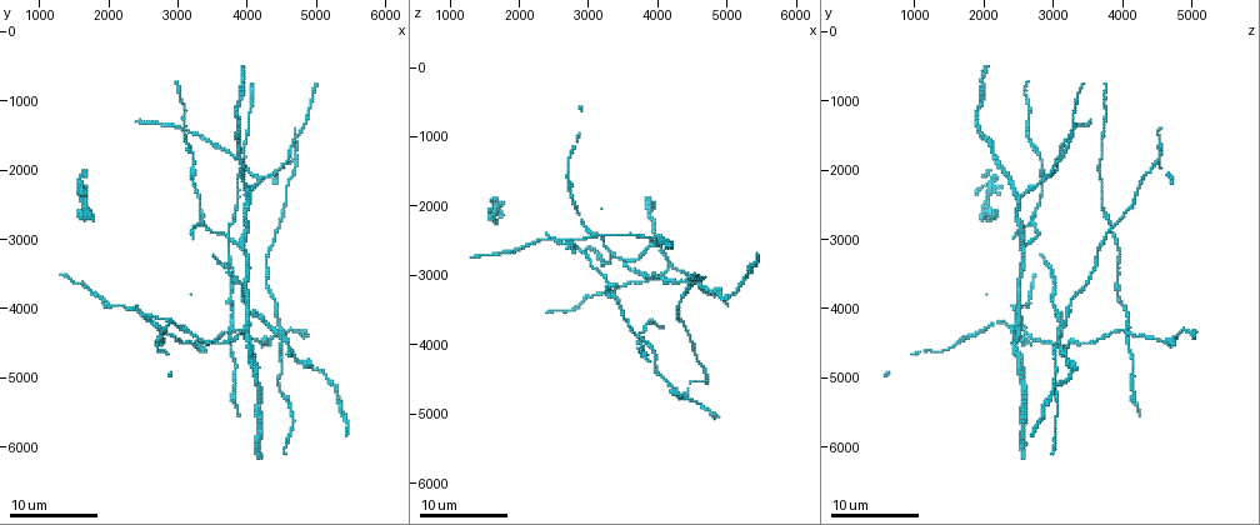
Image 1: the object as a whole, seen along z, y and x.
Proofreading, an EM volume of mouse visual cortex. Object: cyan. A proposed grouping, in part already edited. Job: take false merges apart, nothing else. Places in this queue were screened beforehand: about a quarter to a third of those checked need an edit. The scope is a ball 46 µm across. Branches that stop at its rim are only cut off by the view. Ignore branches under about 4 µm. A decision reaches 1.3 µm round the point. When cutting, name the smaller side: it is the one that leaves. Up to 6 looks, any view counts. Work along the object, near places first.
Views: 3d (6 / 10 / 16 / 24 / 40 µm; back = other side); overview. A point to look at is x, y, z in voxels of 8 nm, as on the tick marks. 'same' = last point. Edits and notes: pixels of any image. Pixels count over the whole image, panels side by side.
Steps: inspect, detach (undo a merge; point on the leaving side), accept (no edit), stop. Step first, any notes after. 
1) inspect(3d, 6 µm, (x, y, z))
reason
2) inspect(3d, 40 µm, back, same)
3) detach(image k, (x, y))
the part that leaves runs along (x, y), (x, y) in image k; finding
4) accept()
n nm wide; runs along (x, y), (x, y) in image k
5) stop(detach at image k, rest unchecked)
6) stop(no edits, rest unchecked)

inspect(3d, 6 µm, (3950, 4350, 2500))
side arm on a straight run

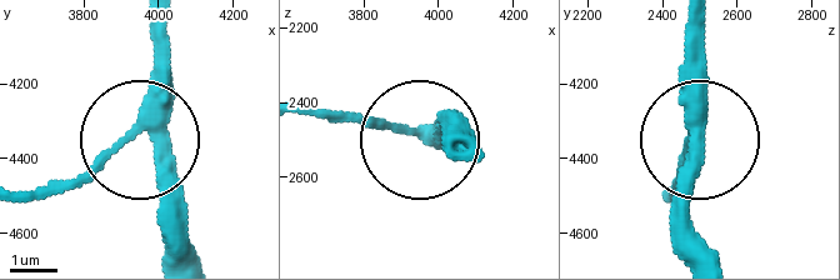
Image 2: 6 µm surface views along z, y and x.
inspect(3d, 6 µm, back, (4010, 4340, 2490))
from behind

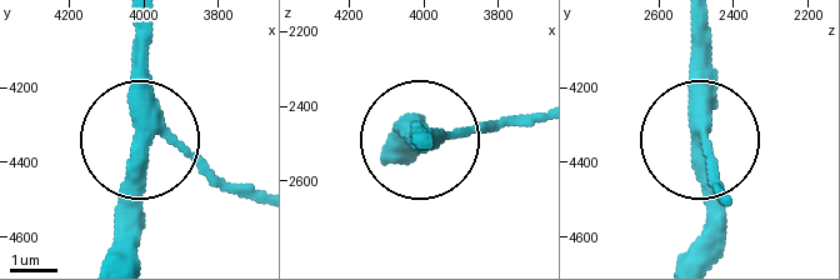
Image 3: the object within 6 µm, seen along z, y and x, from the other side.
accept()
3 arms; runs along (215, 175), (171, 144), (140, 144), (136, 259) in image 3; continuous, no second neuron

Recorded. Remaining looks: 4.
inspect(3d, 10 µm, (3850, 3050, 2600))
three-way junction

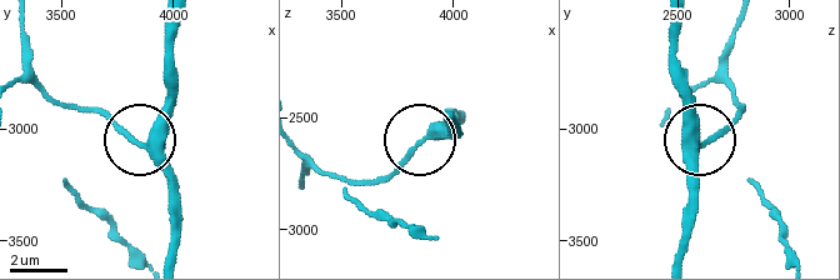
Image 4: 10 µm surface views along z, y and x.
accept()
3 arms; runs along (681, 256), (689, 163), (698, 141), (689, 86) in image 4; one neuron here

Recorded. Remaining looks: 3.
inspect(3d, 6 µm, (4500, 4350, 3150))
two arms at a narrow angle

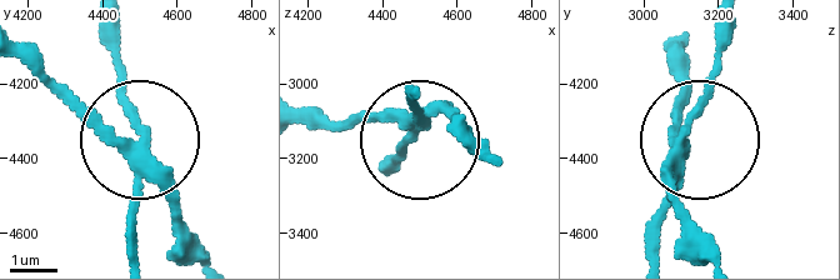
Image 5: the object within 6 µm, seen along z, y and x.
detach(image 5, (83, 109))
240 nm wide; the part that leaves runs along (139, 164), (199, 255) in image 5; a second neuron is stuck on

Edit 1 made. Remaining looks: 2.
stop(detach at image 5, rest unchecked)

